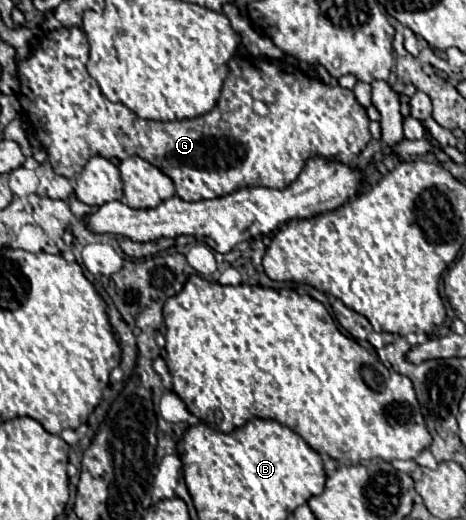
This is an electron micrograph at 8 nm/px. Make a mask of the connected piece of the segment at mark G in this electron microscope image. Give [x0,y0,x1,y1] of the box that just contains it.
[16,28,372,202]

